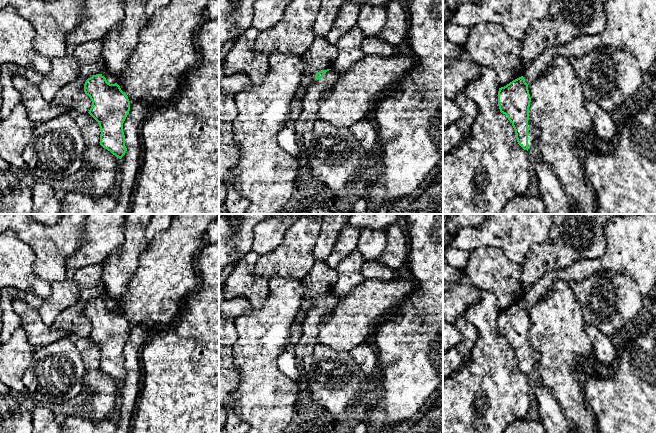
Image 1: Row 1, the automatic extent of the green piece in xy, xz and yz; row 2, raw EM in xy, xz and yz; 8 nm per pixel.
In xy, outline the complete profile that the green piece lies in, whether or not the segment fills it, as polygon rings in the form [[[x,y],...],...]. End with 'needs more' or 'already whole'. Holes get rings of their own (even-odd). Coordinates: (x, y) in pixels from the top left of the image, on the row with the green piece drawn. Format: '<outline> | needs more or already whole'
[[[106,68],[101,74],[93,75],[86,80],[84,92],[92,101],[88,113],[98,122],[100,127],[100,145],[121,159],[127,151],[123,123],[130,111],[130,101],[116,82],[117,79]]] | needs more

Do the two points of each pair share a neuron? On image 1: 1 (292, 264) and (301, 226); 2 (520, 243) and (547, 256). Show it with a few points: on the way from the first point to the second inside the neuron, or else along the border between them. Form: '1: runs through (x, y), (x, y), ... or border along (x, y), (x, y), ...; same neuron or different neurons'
1: runs through (294, 255), (301, 235); same neuron
2: border along (548, 232), (548, 237), (534, 244), (520, 264); different neurons

